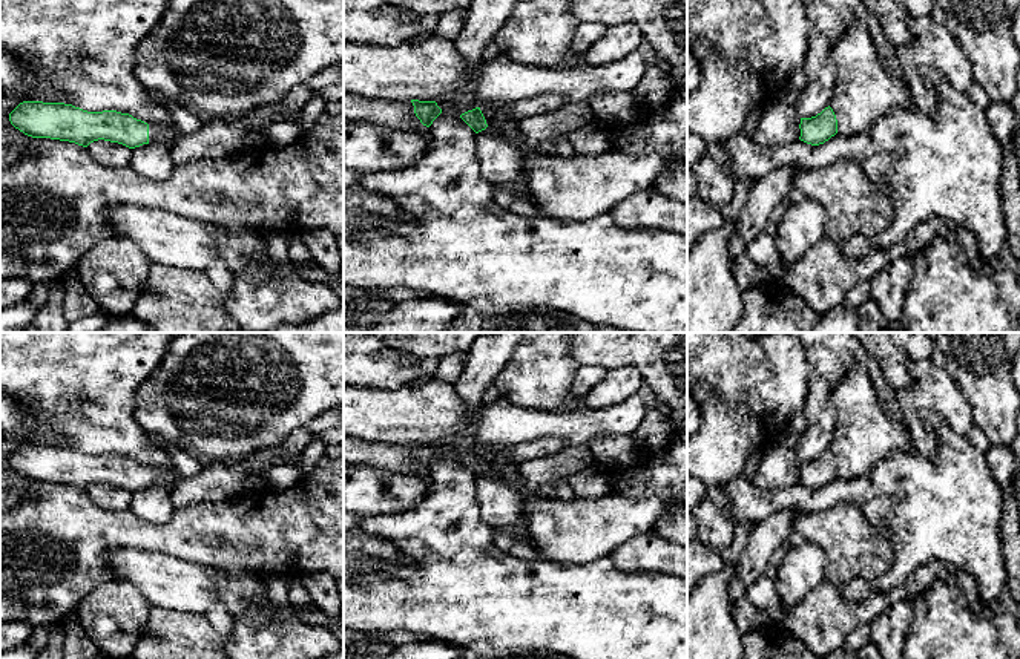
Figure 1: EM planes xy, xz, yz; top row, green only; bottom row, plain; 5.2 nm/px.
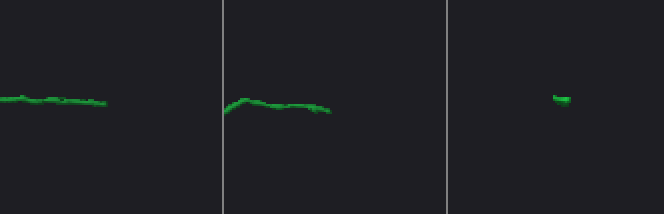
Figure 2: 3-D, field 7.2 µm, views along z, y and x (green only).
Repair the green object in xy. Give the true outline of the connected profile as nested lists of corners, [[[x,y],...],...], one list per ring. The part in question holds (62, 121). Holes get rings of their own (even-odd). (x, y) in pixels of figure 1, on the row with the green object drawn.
[[[23,101],[9,113],[11,124],[32,138],[51,138],[87,147],[104,139],[129,149],[149,143],[175,144],[164,127],[117,110],[87,112],[72,104]]]

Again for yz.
[[[828,106],[816,116],[801,118],[799,129],[801,141],[819,146],[837,133],[837,120],[833,109]]]

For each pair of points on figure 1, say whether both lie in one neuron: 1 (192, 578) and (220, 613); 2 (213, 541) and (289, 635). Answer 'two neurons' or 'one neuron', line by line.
1: two neurons
2: two neurons

